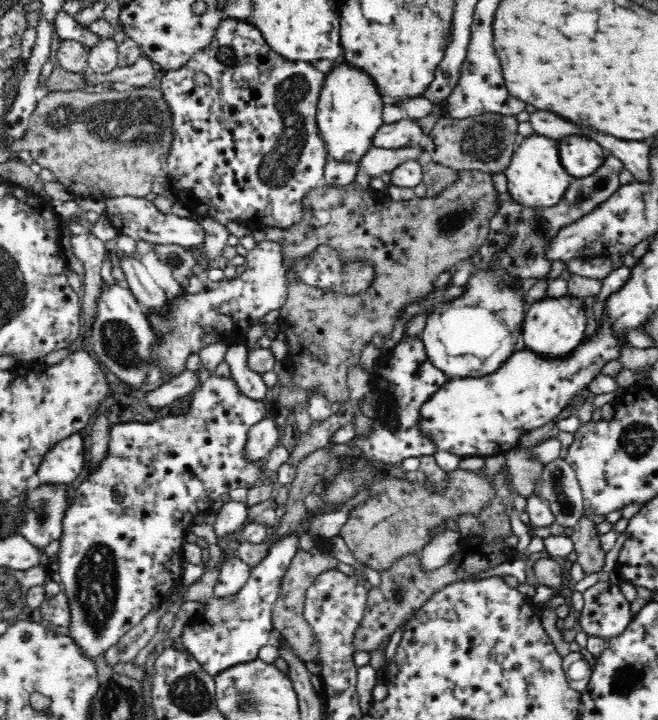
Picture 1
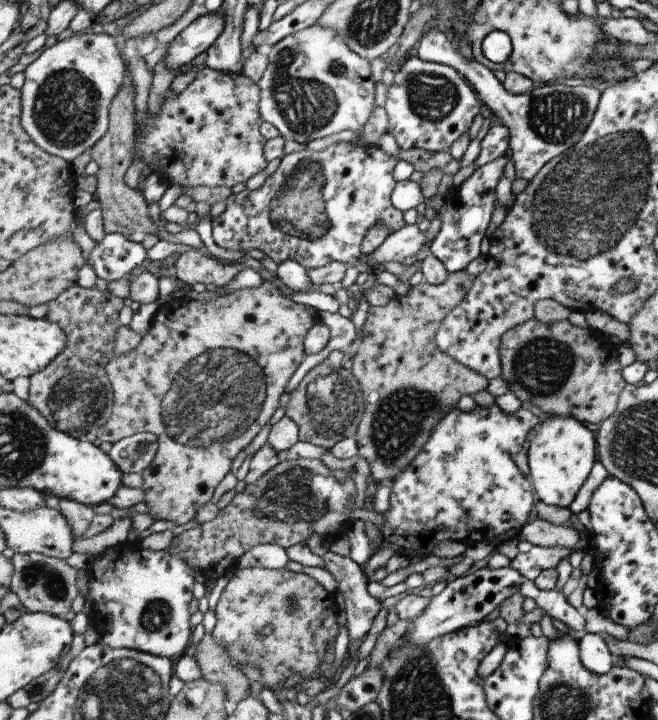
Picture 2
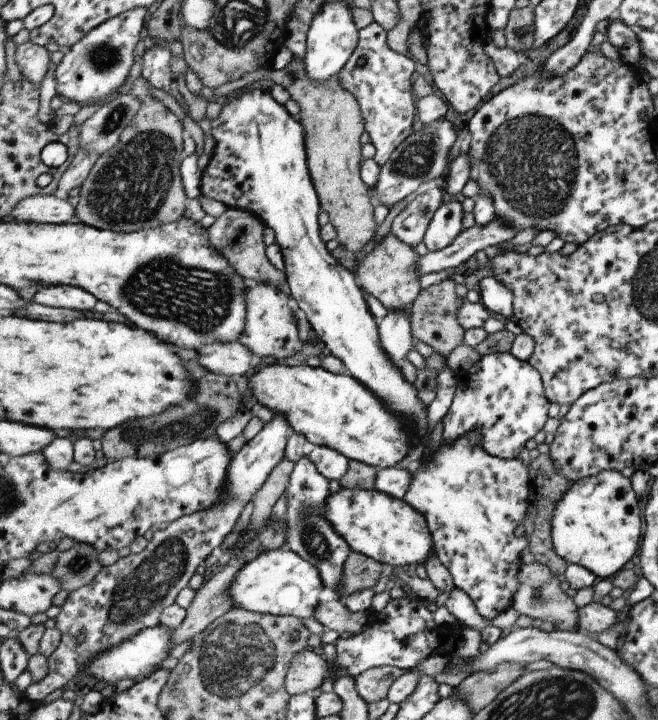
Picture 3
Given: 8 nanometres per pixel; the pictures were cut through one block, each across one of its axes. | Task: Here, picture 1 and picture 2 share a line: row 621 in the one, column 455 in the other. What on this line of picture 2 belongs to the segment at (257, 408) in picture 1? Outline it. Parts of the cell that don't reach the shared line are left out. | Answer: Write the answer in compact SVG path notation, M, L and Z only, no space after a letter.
M418 56L407 58L394 76L392 86L388 90L386 110L389 116L387 133L393 135L394 141L402 150L419 148L431 153L450 153L453 144L468 134L473 120L486 112L484 103L478 98L474 86L457 72L455 68L440 63L423 61Z

